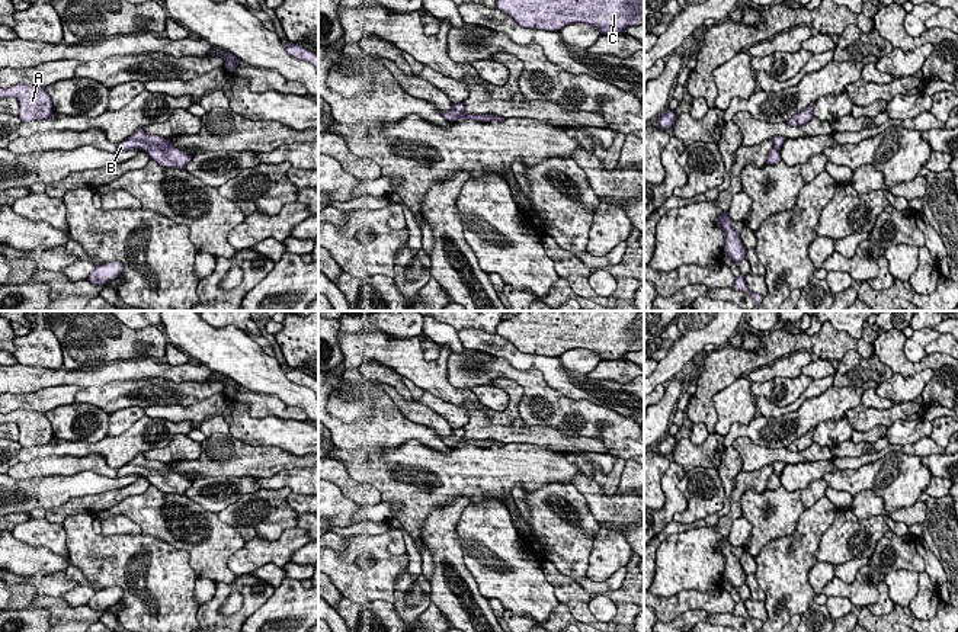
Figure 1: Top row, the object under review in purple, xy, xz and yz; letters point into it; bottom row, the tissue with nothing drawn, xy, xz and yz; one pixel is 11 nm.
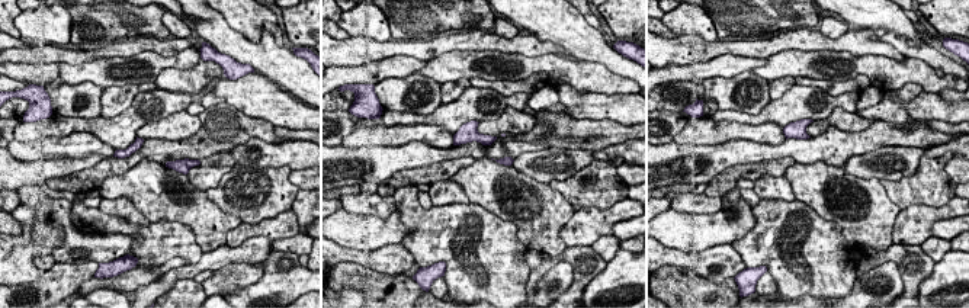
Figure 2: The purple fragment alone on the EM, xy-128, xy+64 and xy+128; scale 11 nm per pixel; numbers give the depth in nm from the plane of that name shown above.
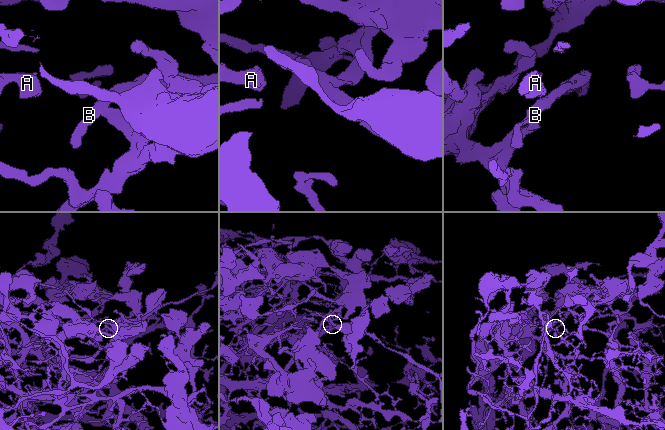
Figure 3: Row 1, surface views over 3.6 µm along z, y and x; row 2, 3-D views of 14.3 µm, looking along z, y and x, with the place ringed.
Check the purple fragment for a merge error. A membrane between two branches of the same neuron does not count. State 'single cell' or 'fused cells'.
single cell

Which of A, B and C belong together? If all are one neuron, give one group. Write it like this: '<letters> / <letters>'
A B C

